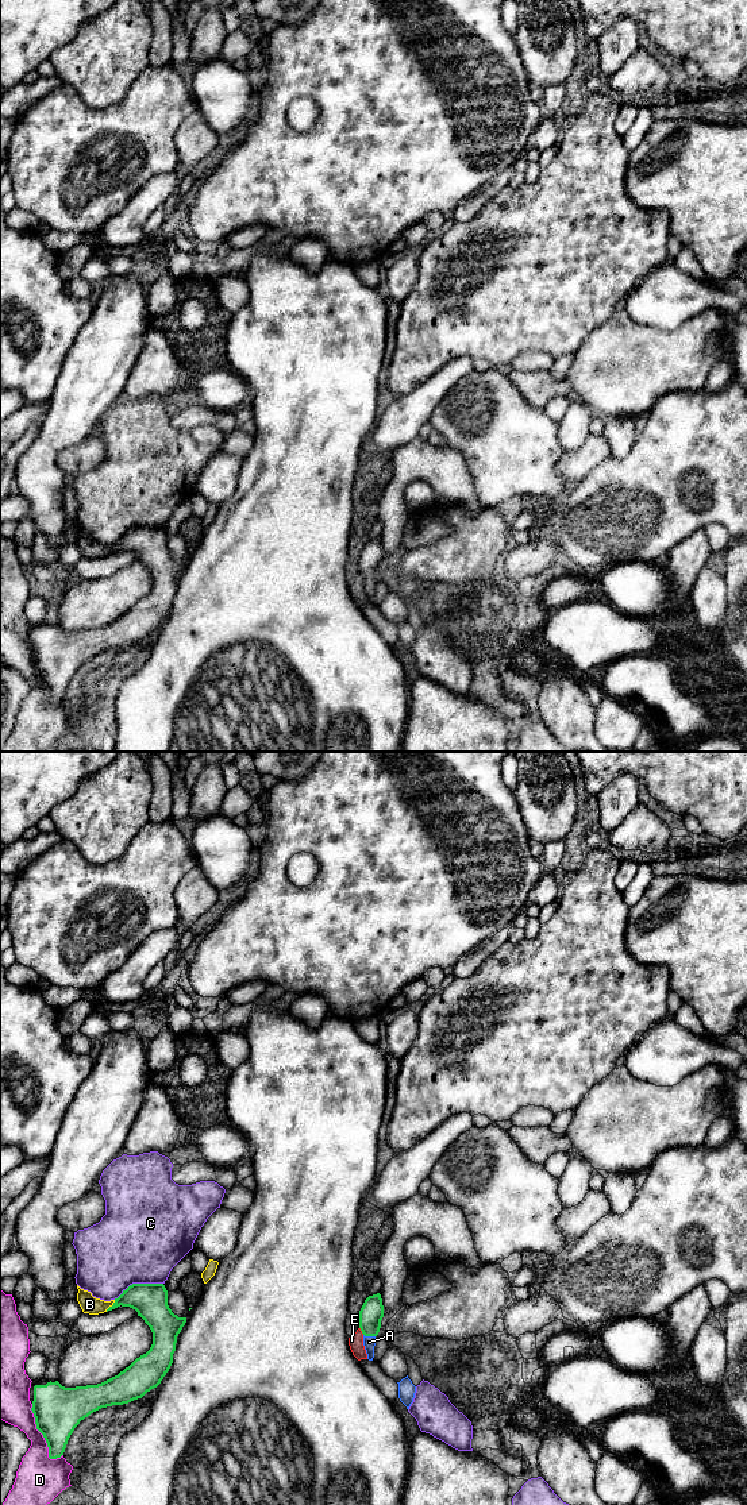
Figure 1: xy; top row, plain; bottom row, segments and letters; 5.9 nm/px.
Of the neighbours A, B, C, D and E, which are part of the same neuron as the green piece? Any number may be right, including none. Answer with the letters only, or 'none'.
A

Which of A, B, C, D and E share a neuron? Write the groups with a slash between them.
A / B / C / D / E

